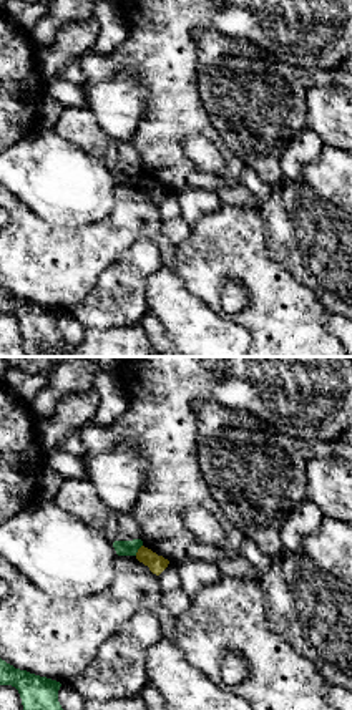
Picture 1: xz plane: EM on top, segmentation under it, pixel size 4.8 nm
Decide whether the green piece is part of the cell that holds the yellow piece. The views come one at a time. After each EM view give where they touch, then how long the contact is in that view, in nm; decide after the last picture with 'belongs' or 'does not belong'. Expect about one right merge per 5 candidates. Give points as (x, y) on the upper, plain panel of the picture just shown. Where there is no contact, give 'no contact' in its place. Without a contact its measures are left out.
meets yellow at (138, 178); contact 70 nm long

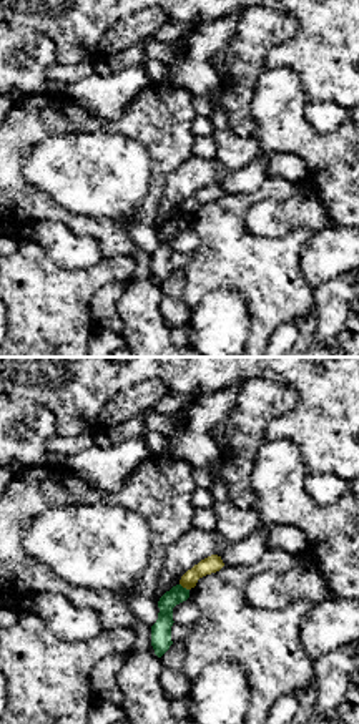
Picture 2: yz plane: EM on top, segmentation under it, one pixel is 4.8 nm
meets yellow at (185, 215); contact 60 nm long

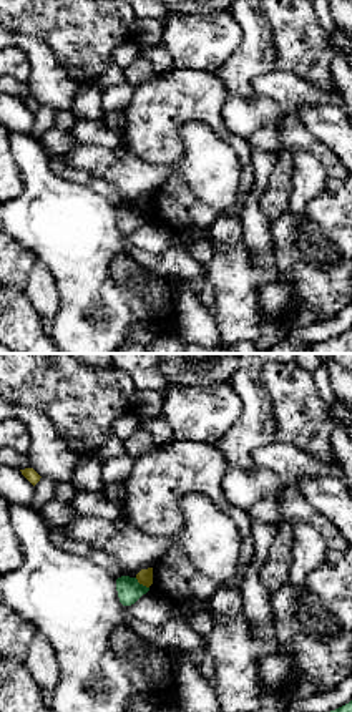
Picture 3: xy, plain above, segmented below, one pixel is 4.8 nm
meets yellow at (141, 211); contact 90 nm long

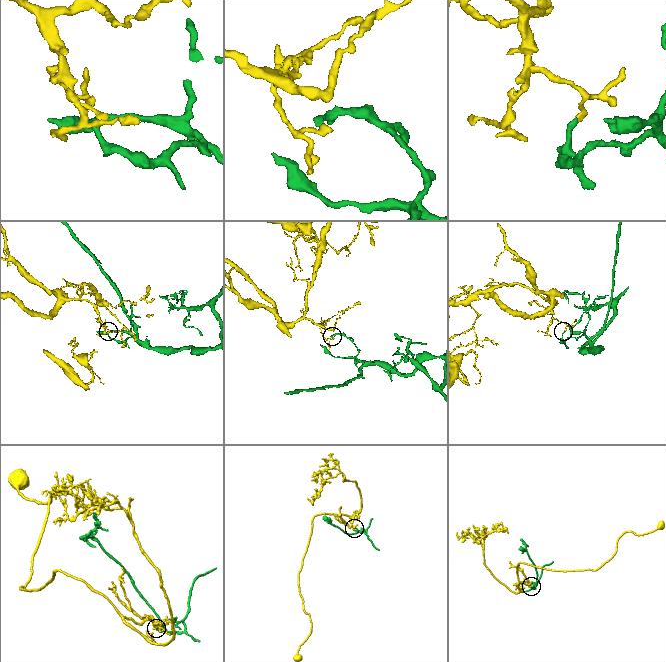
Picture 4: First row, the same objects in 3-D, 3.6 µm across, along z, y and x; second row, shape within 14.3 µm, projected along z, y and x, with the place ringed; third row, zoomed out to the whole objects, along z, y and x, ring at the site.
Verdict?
does not belong

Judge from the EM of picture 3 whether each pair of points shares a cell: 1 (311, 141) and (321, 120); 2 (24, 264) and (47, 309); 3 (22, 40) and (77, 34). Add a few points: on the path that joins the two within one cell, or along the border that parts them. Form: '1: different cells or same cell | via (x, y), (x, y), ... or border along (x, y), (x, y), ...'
1: different cells | border along (296, 115), (334, 155)
2: same cell | via (32, 276), (45, 297)
3: different cells | border along (17, 30), (39, 37), (63, 68)

